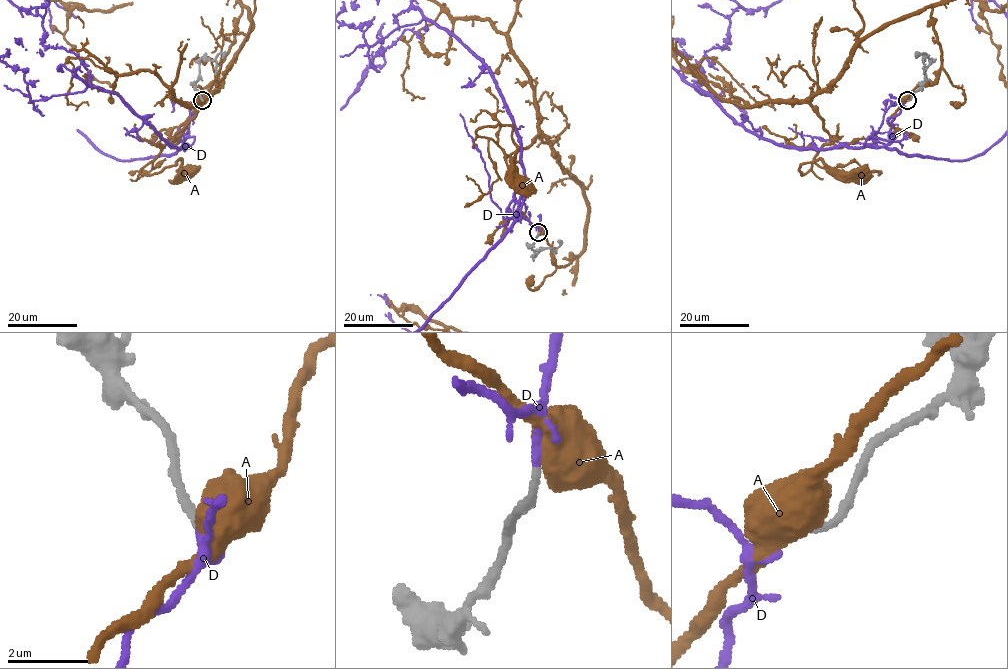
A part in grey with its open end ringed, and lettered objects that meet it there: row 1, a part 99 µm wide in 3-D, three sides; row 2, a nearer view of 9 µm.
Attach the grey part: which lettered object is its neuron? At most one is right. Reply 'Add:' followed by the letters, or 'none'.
Add: D

